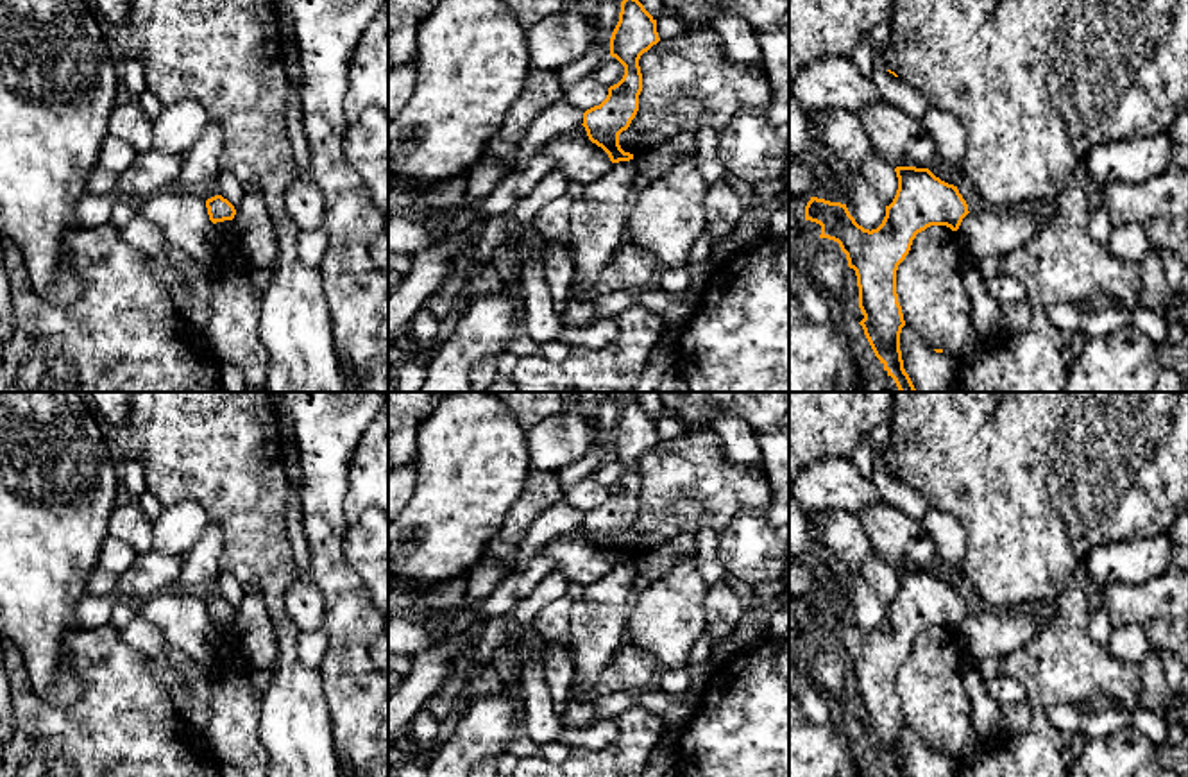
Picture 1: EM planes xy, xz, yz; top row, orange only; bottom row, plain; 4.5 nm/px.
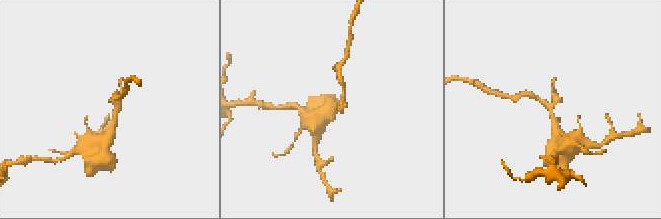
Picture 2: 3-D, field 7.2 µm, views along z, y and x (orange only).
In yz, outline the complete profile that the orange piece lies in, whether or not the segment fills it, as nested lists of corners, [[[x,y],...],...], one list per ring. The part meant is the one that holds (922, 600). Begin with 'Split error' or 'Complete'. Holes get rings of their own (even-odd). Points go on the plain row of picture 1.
Complete. [[[896,568],[895,573],[898,578],[898,591],[893,603],[886,607],[886,618],[877,630],[870,632],[859,627],[850,616],[846,605],[818,598],[810,598],[807,603],[805,621],[819,625],[819,639],[837,643],[841,652],[846,655],[848,668],[855,671],[859,709],[864,716],[859,725],[862,727],[864,736],[887,777],[909,777],[904,770],[900,752],[900,734],[905,722],[896,695],[898,666],[909,655],[918,634],[930,627],[946,627],[952,632],[957,632],[970,612],[957,587],[941,582],[929,569]]]

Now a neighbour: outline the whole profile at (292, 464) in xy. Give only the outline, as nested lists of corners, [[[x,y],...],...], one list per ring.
[[[283,419],[279,423],[279,428],[281,428],[281,444],[286,446],[286,449],[284,449],[286,480],[288,480],[288,485],[295,487],[297,492],[301,494],[302,469],[301,469],[301,460],[297,455],[297,442],[295,442],[295,435],[293,435],[293,426],[290,421]]]

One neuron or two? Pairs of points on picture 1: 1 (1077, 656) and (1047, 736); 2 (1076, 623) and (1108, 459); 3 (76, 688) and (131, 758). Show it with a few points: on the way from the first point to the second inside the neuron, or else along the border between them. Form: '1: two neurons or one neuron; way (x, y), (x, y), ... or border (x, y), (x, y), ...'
1: one neuron; way (1058, 675), (1040, 695), (1040, 717)
2: two neurons; border (1081, 561), (1058, 604)
3: two neurons; border (67, 656), (86, 691), (68, 706), (49, 706)

